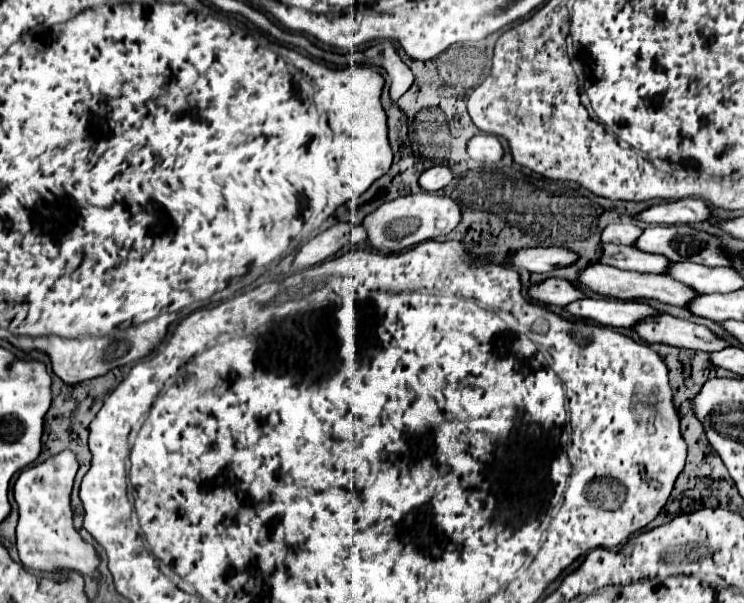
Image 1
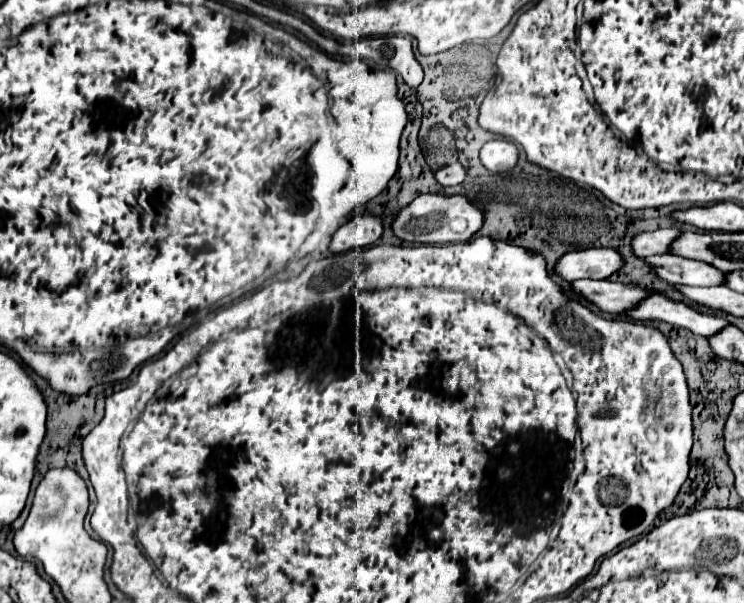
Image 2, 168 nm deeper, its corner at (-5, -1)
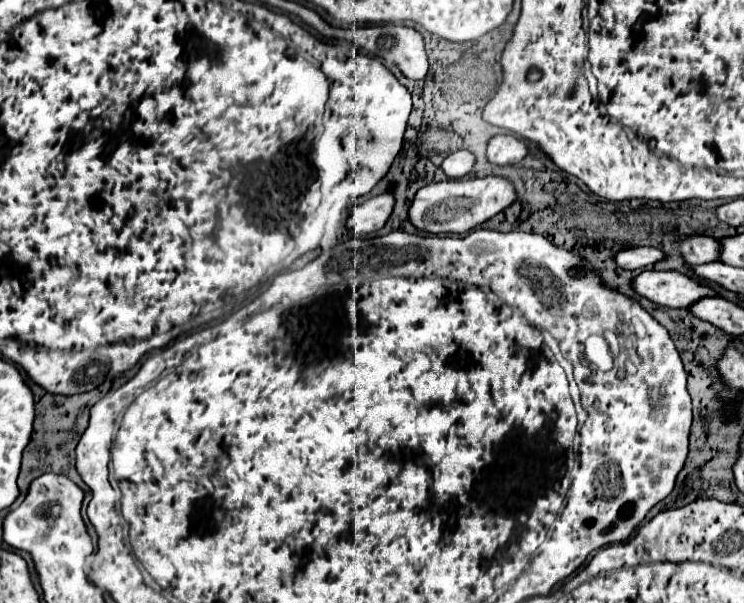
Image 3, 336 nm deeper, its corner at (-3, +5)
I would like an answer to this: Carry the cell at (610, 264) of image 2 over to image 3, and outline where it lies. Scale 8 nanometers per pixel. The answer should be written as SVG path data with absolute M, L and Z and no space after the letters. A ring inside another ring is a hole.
M631 247L631 249L623 249L617 253L615 261L621 269L643 269L647 265L655 265L659 261L667 259L667 255L661 249L653 249L653 247Z

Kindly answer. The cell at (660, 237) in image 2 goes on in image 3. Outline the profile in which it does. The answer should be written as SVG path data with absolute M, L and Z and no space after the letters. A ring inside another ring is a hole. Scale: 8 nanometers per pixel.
M707 235L681 237L681 253L689 265L721 261L721 243Z

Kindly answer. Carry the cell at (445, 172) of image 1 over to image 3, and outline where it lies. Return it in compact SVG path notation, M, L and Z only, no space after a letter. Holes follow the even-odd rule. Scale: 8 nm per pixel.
M459 149L443 161L441 169L445 171L447 177L459 179L459 177L467 177L469 173L473 173L473 165L475 165L475 155L467 149Z

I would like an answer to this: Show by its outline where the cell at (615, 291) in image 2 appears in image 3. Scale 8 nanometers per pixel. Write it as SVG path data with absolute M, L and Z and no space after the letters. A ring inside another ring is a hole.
M643 271L633 279L633 289L657 305L675 309L689 309L703 297L717 297L717 291L681 271Z

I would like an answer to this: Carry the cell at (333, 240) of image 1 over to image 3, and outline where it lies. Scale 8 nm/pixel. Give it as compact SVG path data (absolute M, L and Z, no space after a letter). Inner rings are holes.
M391 191L371 197L351 210L351 215L347 219L347 227L355 236L366 236L367 233L379 231L389 219L393 205L395 205L395 197Z

